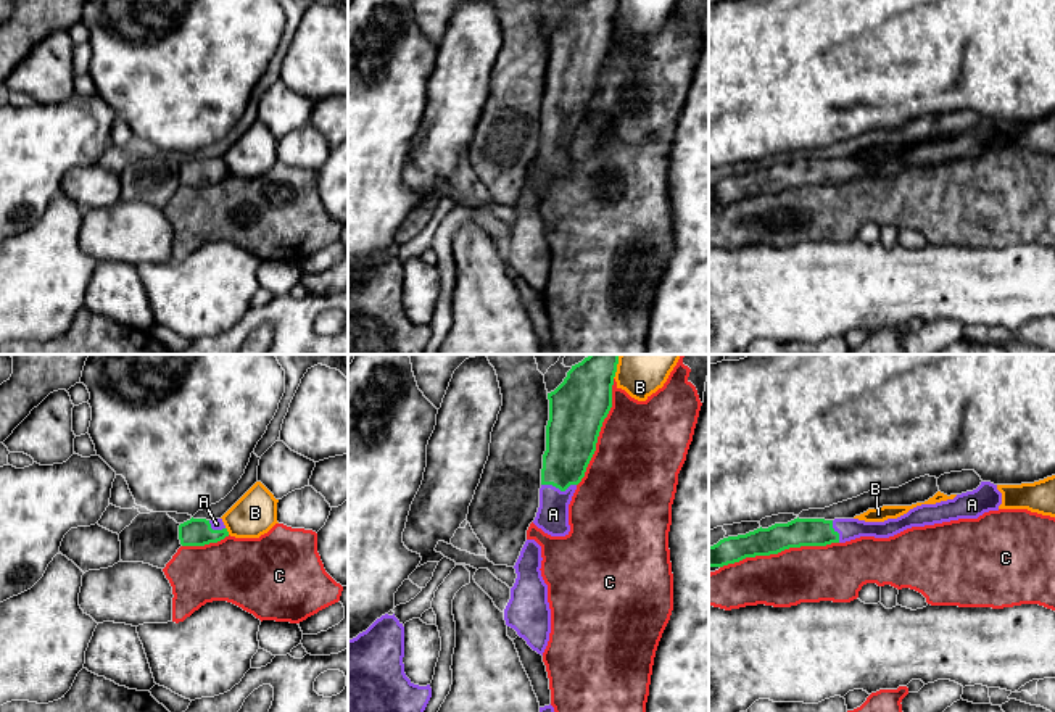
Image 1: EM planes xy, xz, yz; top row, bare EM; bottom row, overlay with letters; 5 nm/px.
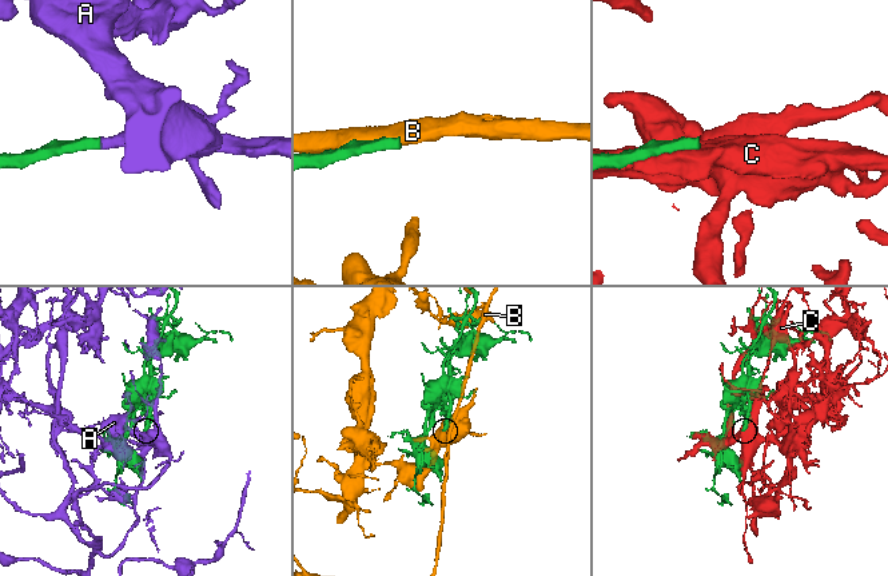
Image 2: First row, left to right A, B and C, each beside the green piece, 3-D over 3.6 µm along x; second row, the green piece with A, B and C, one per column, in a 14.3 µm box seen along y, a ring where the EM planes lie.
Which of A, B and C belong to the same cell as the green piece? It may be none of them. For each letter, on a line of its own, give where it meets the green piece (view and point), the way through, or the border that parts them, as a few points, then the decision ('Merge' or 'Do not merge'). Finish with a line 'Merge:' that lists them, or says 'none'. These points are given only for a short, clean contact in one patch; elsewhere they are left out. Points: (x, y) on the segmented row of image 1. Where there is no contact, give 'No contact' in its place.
A: Touches green at xz (559, 488). Path across: xz (570, 440), (559, 476), (559, 488), (554, 495), (553, 514). Merge
B: Touches green at xy (226, 530). Do not merge
C: Touches green at yz (778, 551). Do not merge
Merge: A

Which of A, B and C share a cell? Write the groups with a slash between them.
A / B / C

